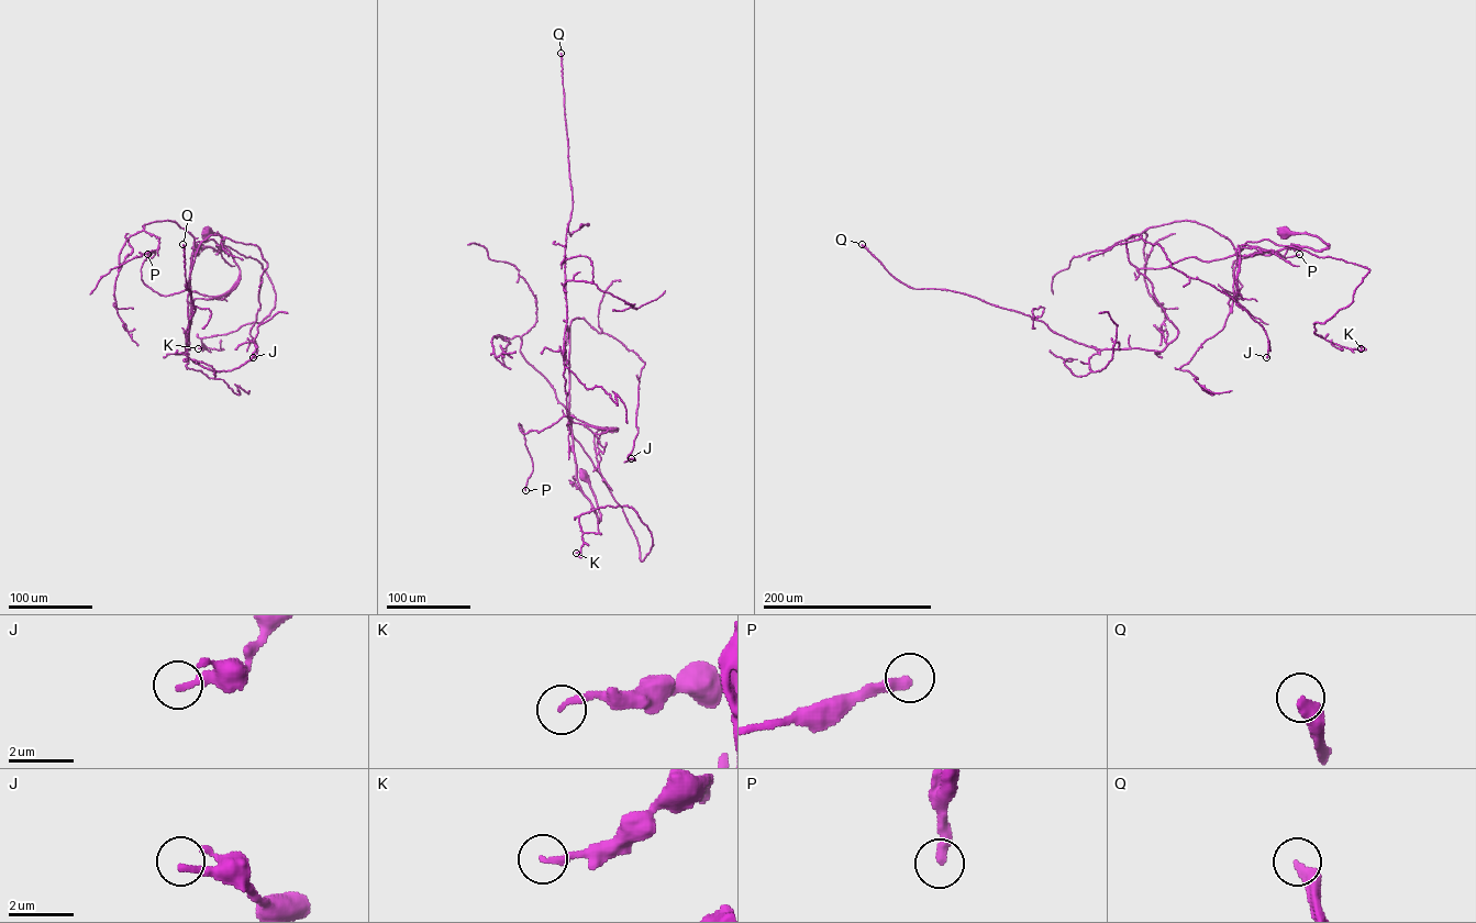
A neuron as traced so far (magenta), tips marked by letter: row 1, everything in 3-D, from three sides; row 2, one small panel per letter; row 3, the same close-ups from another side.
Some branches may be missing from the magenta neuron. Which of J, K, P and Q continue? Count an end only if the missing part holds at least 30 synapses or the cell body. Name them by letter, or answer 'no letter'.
Q

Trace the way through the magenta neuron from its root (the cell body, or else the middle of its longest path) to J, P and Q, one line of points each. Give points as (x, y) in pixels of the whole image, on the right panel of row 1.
J: (1284, 233), (1328, 246), (1138, 268), (1127, 240), (1158, 244), (1172, 267), (1232, 298), (1264, 330), (1266, 357)
P: (1284, 233), (1328, 246), (1239, 255), (1231, 311), (1234, 260), (1299, 254)
Q: (1284, 233), (1328, 246), (1140, 268), (1177, 331), (1161, 351), (1096, 348), (975, 297), (911, 288), (862, 244)

